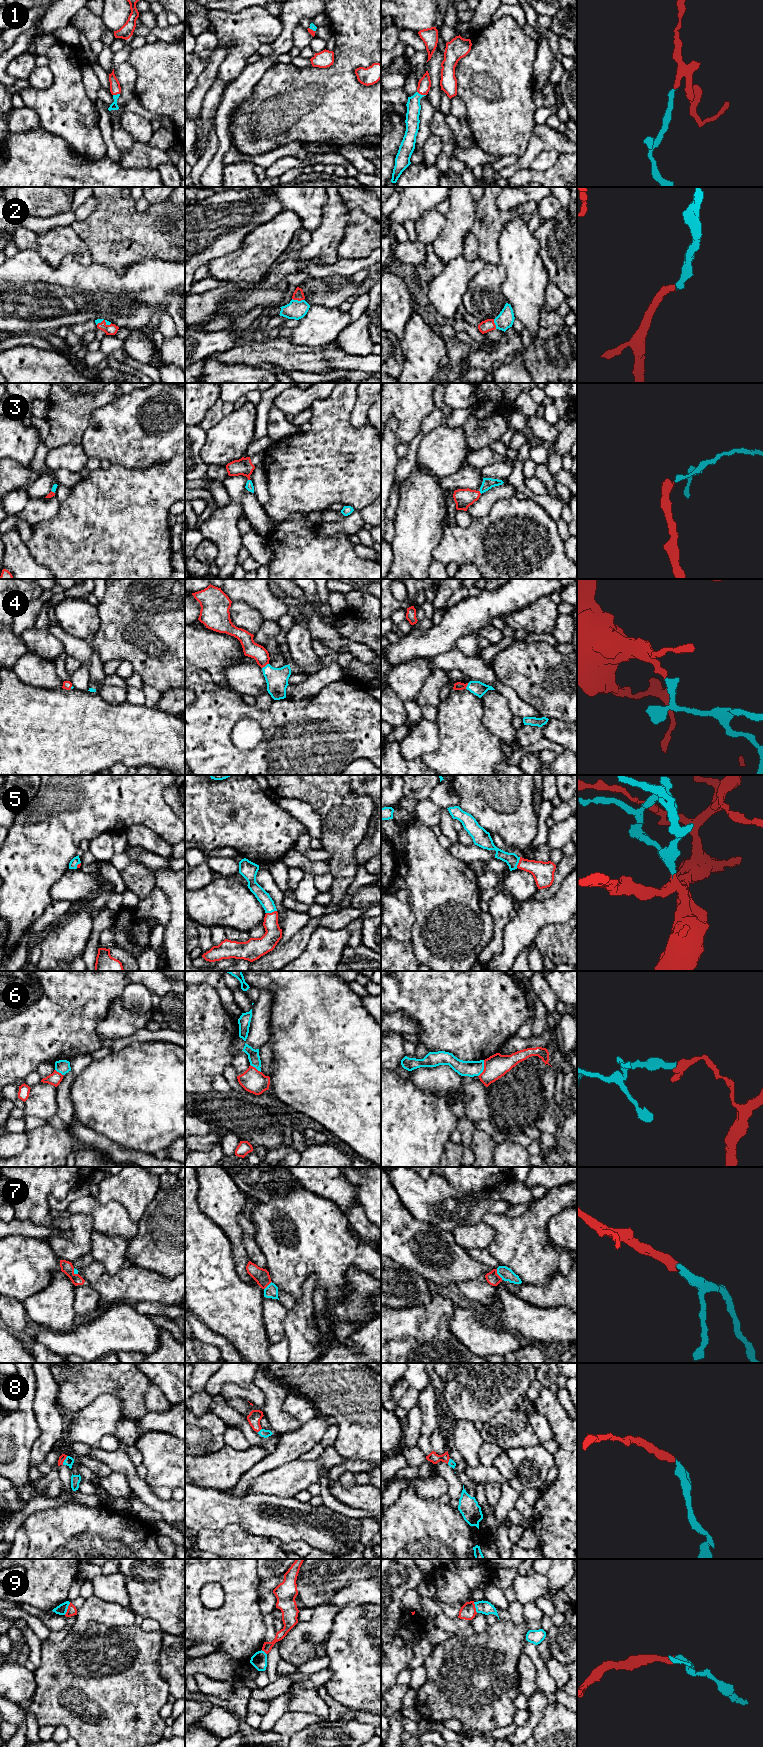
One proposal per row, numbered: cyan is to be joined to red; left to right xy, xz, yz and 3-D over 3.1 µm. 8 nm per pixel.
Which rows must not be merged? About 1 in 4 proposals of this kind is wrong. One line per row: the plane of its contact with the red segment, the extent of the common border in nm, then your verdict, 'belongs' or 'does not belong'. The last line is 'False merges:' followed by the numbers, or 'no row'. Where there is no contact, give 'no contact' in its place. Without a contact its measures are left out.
1: contact in yz; length 80 nm; belongs
2: contact in xz; length 100 nm; belongs
3: contact in yz; length 40 nm; belongs
4: contact in xz; length 70 nm; belongs
5: contact in xz; length 90 nm; belongs
6: contact in yz; length 140 nm; does not belong
7: contact in yz; length 100 nm; belongs
8: contact in xy; length 80 nm; belongs
9: contact in xy; length 120 nm; belongs
False merges: 6

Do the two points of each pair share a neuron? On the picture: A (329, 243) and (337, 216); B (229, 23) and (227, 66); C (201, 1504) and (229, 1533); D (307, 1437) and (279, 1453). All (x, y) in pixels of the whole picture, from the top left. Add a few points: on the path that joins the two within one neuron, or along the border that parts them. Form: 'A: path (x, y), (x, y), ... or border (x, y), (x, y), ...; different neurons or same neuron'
A: path (329, 236), (334, 223); same neuron
B: path (240, 34), (240, 52), (238, 55); same neuron
C: border (200, 1529), (238, 1524), (246, 1532); different neurons
D: path (300, 1441), (286, 1451); same neuron

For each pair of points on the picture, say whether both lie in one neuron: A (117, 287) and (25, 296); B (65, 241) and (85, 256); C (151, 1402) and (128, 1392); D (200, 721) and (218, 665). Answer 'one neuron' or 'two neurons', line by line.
A: one neuron
B: one neuron
C: two neurons
D: two neurons

